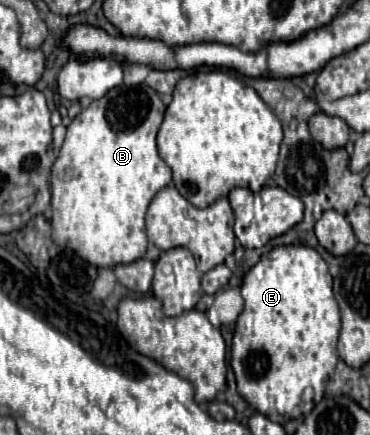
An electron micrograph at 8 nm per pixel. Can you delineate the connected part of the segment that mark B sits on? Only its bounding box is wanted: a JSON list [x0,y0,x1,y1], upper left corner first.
[51,84,171,266]

